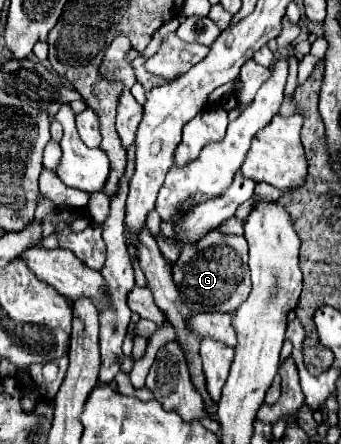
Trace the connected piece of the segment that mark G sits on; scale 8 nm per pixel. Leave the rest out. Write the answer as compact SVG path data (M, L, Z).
M218 230L208 232L198 244L182 248L180 258L172 266L172 278L178 288L180 300L192 314L198 312L226 312L232 314L242 300L250 294L250 272L248 272L248 244L244 236L220 234Z

